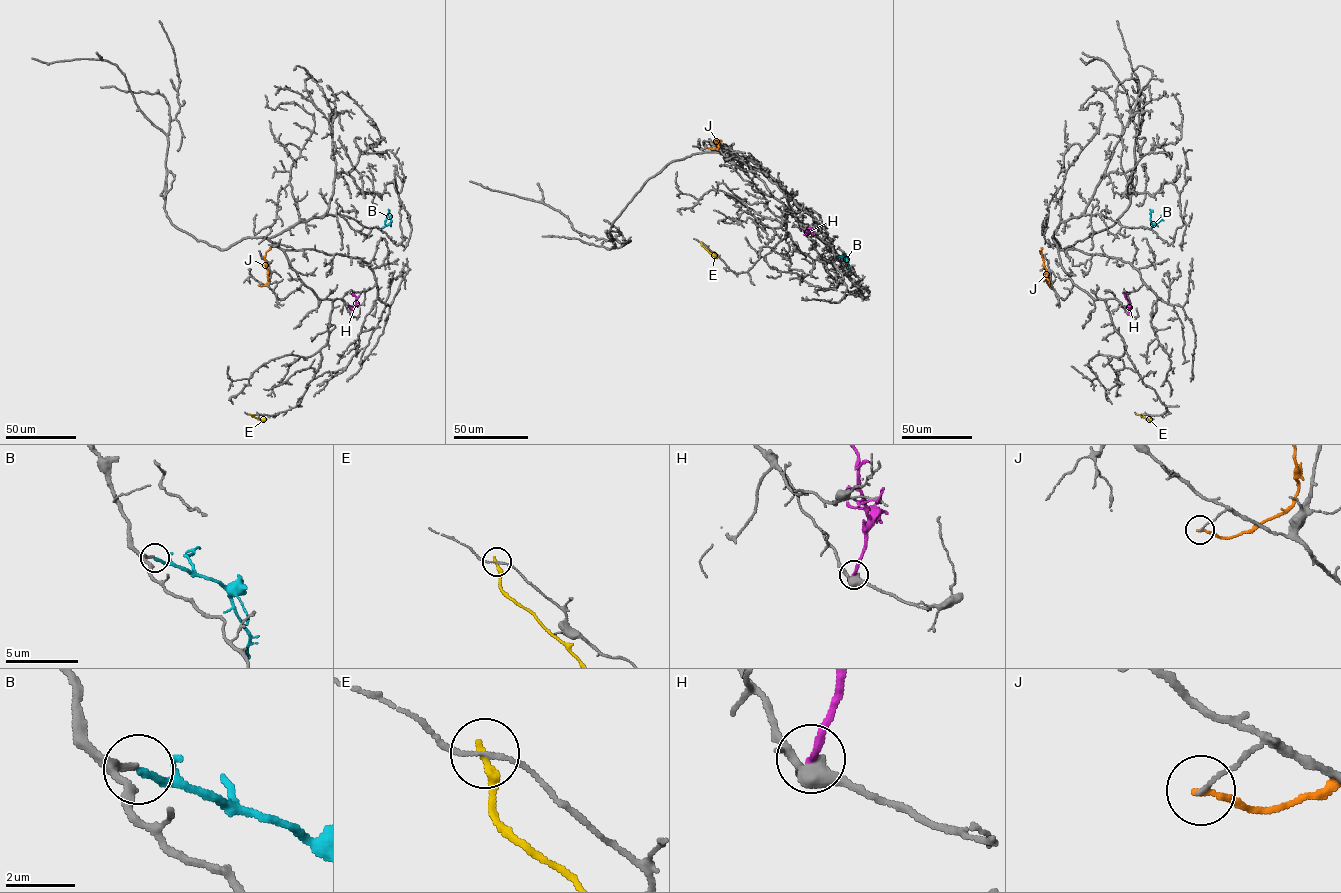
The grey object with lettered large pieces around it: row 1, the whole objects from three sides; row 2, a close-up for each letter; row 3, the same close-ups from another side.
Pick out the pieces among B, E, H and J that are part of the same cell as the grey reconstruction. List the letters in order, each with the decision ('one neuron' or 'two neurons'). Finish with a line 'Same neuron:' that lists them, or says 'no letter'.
B: one neuron
E: two neurons
H: two neurons
J: two neurons
Same neuron: B

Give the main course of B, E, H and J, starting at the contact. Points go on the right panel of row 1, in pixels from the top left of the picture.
B: (1151, 228), (1150, 211), (1153, 211)
E: (1138, 414), (1153, 419)
H: (1128, 313), (1125, 295), (1129, 294)
J: (1048, 285), (1042, 247)

